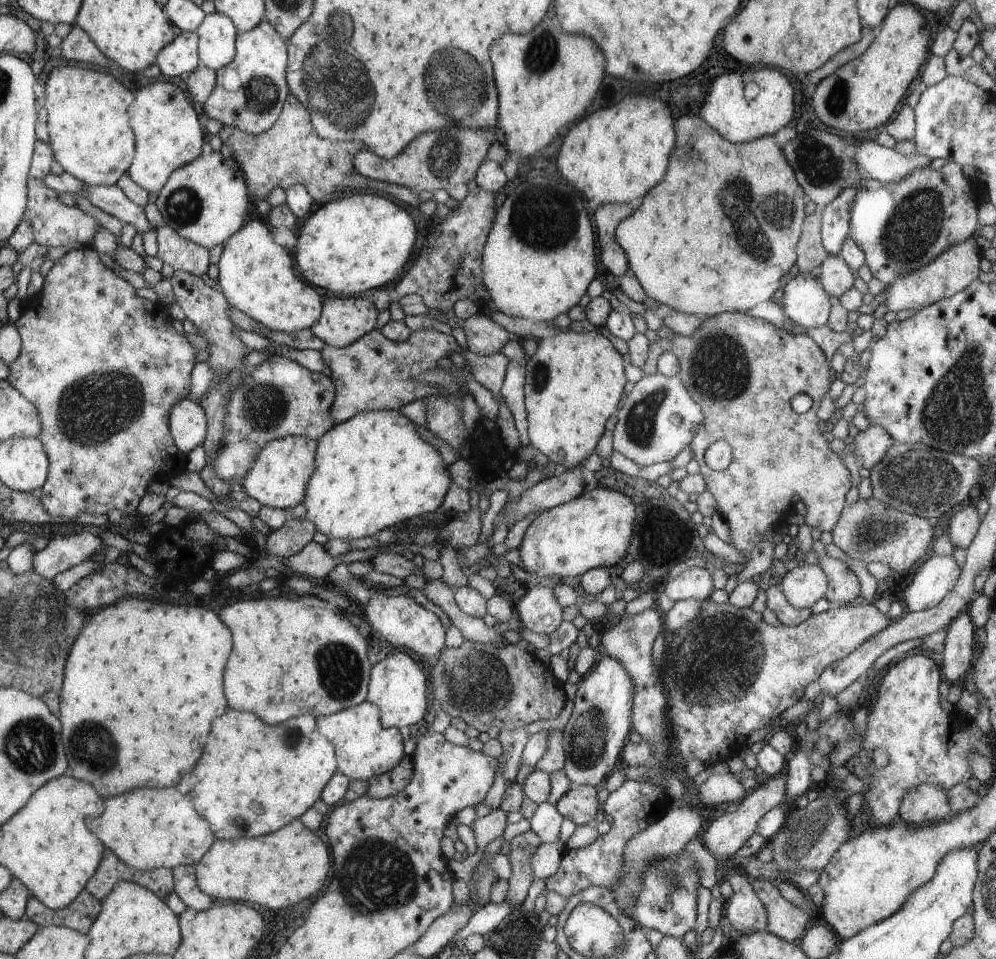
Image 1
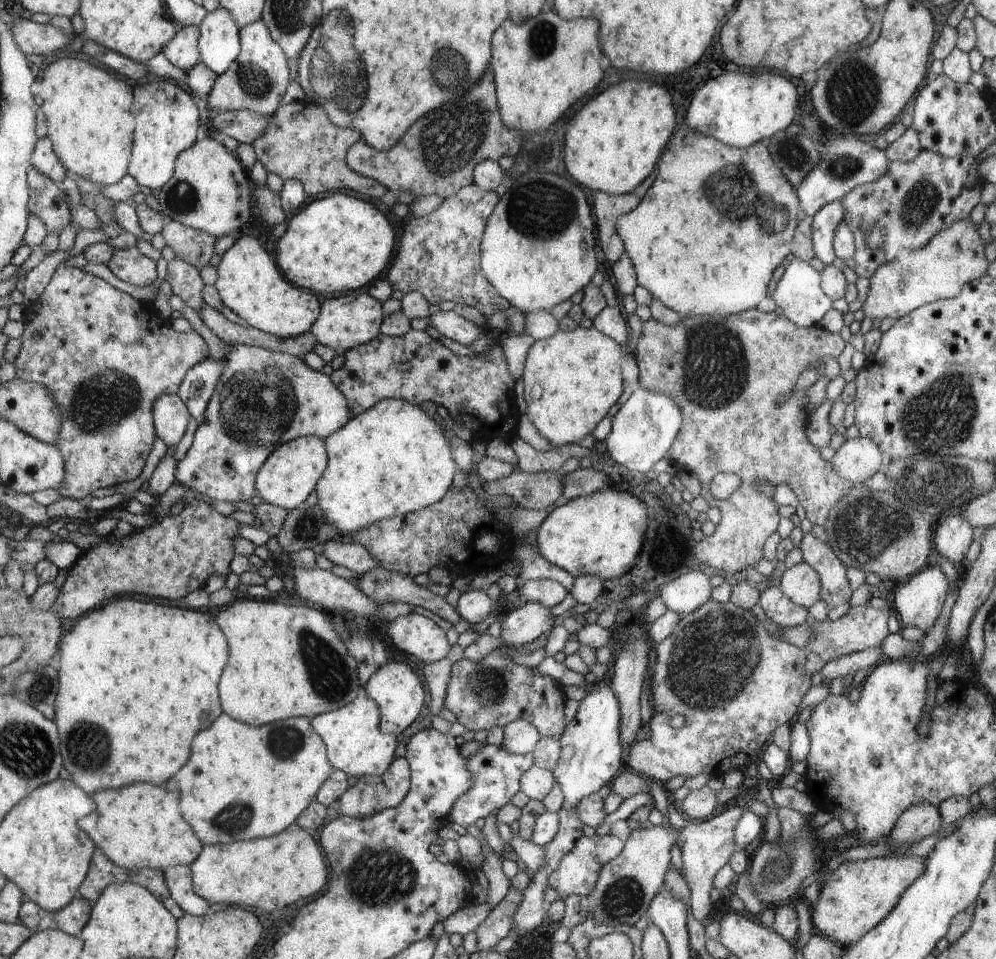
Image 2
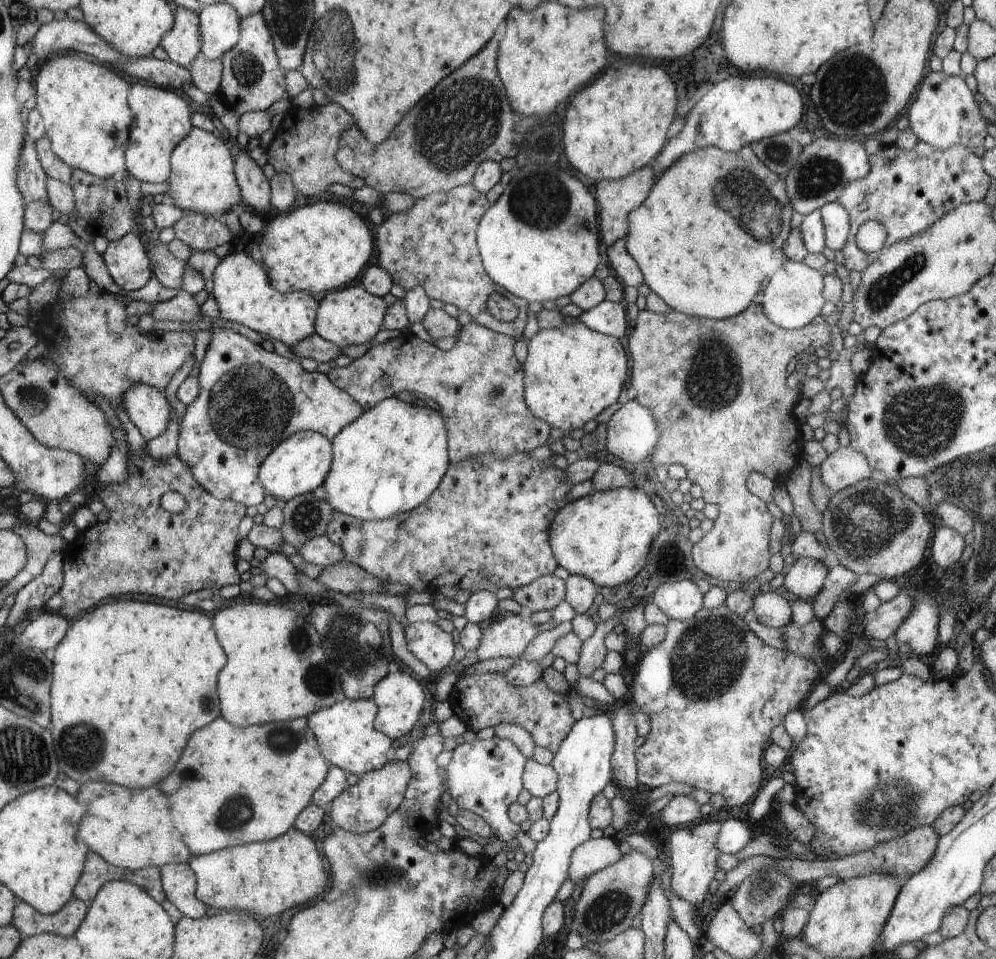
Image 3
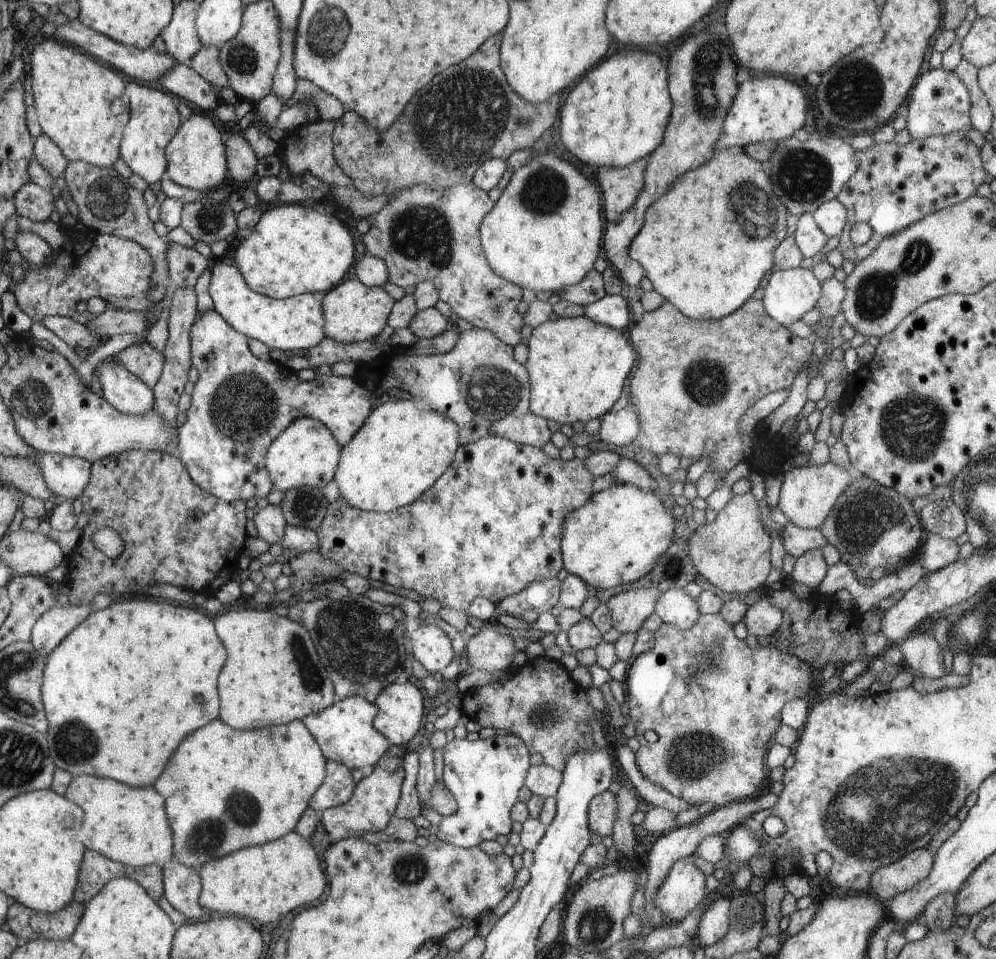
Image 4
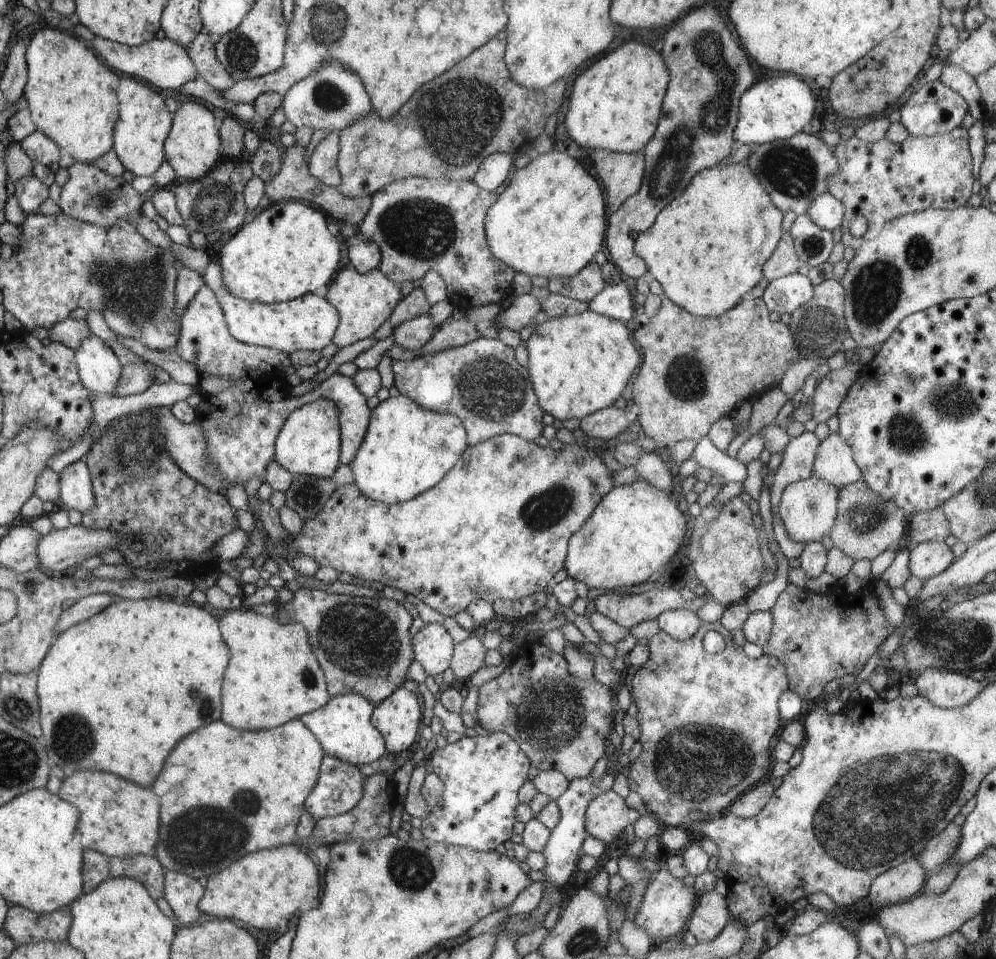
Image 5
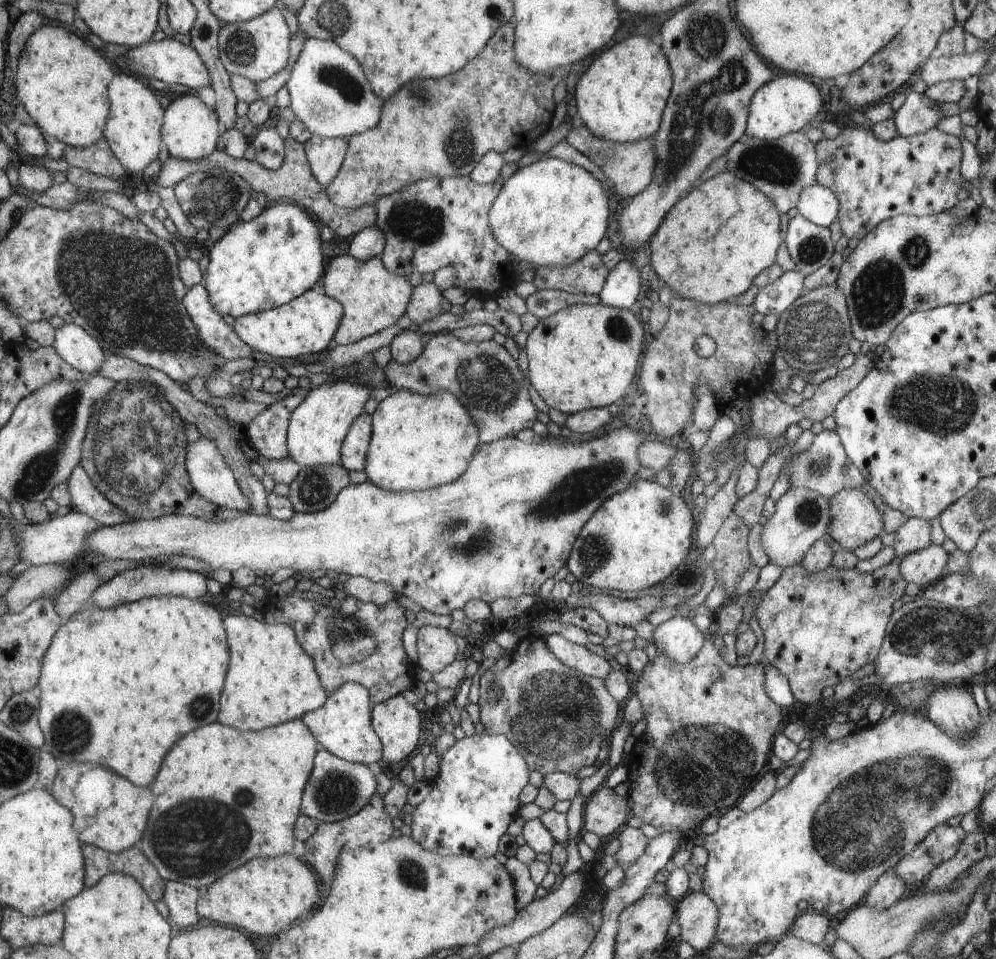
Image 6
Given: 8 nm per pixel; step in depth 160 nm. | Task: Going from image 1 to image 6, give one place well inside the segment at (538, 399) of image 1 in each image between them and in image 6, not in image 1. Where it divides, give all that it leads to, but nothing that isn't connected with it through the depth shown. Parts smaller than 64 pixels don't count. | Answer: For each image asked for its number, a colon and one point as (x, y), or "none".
2: (571, 380)
3: (573, 373)
4: (578, 366)
5: (579, 364)
6: (585, 356)

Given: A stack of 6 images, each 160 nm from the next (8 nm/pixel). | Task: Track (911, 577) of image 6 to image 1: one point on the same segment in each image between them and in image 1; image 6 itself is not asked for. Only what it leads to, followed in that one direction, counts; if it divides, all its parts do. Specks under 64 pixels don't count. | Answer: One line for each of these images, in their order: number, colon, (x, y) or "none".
1: (964, 525)
2: (953, 537)
3: (947, 545)
4: (936, 552)
5: (927, 559)

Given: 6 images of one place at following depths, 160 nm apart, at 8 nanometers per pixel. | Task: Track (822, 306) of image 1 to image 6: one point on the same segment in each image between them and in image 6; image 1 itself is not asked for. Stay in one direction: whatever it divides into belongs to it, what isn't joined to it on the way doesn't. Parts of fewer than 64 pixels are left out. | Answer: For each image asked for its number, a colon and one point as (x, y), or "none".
2: (799, 296)
3: (793, 297)
4: (788, 294)
5: (785, 294)
6: (775, 298)

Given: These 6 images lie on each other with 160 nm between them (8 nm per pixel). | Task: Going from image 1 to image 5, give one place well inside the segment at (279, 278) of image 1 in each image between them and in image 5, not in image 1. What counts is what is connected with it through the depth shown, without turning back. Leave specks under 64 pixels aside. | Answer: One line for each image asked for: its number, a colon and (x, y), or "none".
2: (249, 284)
3: (243, 292)
4: (297, 323)
5: (309, 322)

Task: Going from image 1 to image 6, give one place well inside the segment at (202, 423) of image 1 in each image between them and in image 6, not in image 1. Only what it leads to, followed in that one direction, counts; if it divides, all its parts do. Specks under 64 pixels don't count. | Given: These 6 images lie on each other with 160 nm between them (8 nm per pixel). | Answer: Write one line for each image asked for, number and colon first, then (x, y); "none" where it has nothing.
2: (170, 413)
3: (147, 407)
4: (126, 392)
5: (99, 369)
6: (76, 345)

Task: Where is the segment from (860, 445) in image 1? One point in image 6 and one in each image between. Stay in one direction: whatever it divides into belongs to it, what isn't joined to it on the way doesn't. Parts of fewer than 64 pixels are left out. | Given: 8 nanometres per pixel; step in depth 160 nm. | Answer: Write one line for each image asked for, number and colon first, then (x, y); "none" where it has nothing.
2: (856, 460)
3: (841, 469)
4: (807, 495)
5: (808, 509)
6: (801, 517)

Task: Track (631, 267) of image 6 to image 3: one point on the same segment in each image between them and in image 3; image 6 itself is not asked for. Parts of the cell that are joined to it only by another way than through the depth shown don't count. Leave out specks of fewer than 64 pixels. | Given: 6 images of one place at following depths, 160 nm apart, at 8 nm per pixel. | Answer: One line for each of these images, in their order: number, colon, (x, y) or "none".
3: (609, 317)
4: (613, 310)
5: (615, 301)

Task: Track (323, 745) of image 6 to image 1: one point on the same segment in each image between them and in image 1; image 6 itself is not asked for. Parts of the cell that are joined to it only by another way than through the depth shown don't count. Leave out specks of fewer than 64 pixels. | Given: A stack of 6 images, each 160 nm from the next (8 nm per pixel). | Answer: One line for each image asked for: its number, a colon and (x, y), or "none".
1: (367, 749)
2: (357, 746)
3: (346, 731)
4: (345, 729)
5: (343, 724)

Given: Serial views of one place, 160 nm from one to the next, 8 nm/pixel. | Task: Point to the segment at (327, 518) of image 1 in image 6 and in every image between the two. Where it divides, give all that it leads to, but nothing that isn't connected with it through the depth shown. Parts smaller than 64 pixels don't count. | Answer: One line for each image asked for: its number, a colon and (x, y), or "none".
2: (392, 459)
3: (390, 460)
4: (403, 448)
5: (408, 449)
6: (419, 442)

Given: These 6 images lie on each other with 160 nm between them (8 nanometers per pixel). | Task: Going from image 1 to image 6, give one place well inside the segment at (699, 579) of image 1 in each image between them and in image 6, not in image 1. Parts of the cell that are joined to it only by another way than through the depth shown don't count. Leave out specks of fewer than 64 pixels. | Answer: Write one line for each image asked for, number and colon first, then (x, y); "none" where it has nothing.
2: (683, 595)
3: (681, 600)
4: (676, 608)
5: (682, 624)
6: (680, 639)

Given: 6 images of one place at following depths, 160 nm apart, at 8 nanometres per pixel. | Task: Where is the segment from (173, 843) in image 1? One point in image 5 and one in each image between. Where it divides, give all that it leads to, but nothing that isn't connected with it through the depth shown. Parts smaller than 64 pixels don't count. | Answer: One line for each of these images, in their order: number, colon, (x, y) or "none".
2: (138, 827)
3: (131, 829)
4: (127, 824)
5: (119, 818)

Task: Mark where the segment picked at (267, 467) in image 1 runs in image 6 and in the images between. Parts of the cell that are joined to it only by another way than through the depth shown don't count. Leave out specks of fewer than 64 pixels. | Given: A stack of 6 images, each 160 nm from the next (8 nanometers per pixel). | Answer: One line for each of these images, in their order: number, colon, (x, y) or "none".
2: (289, 475)
3: (301, 463)
4: (306, 453)
5: (310, 443)
6: (318, 428)

